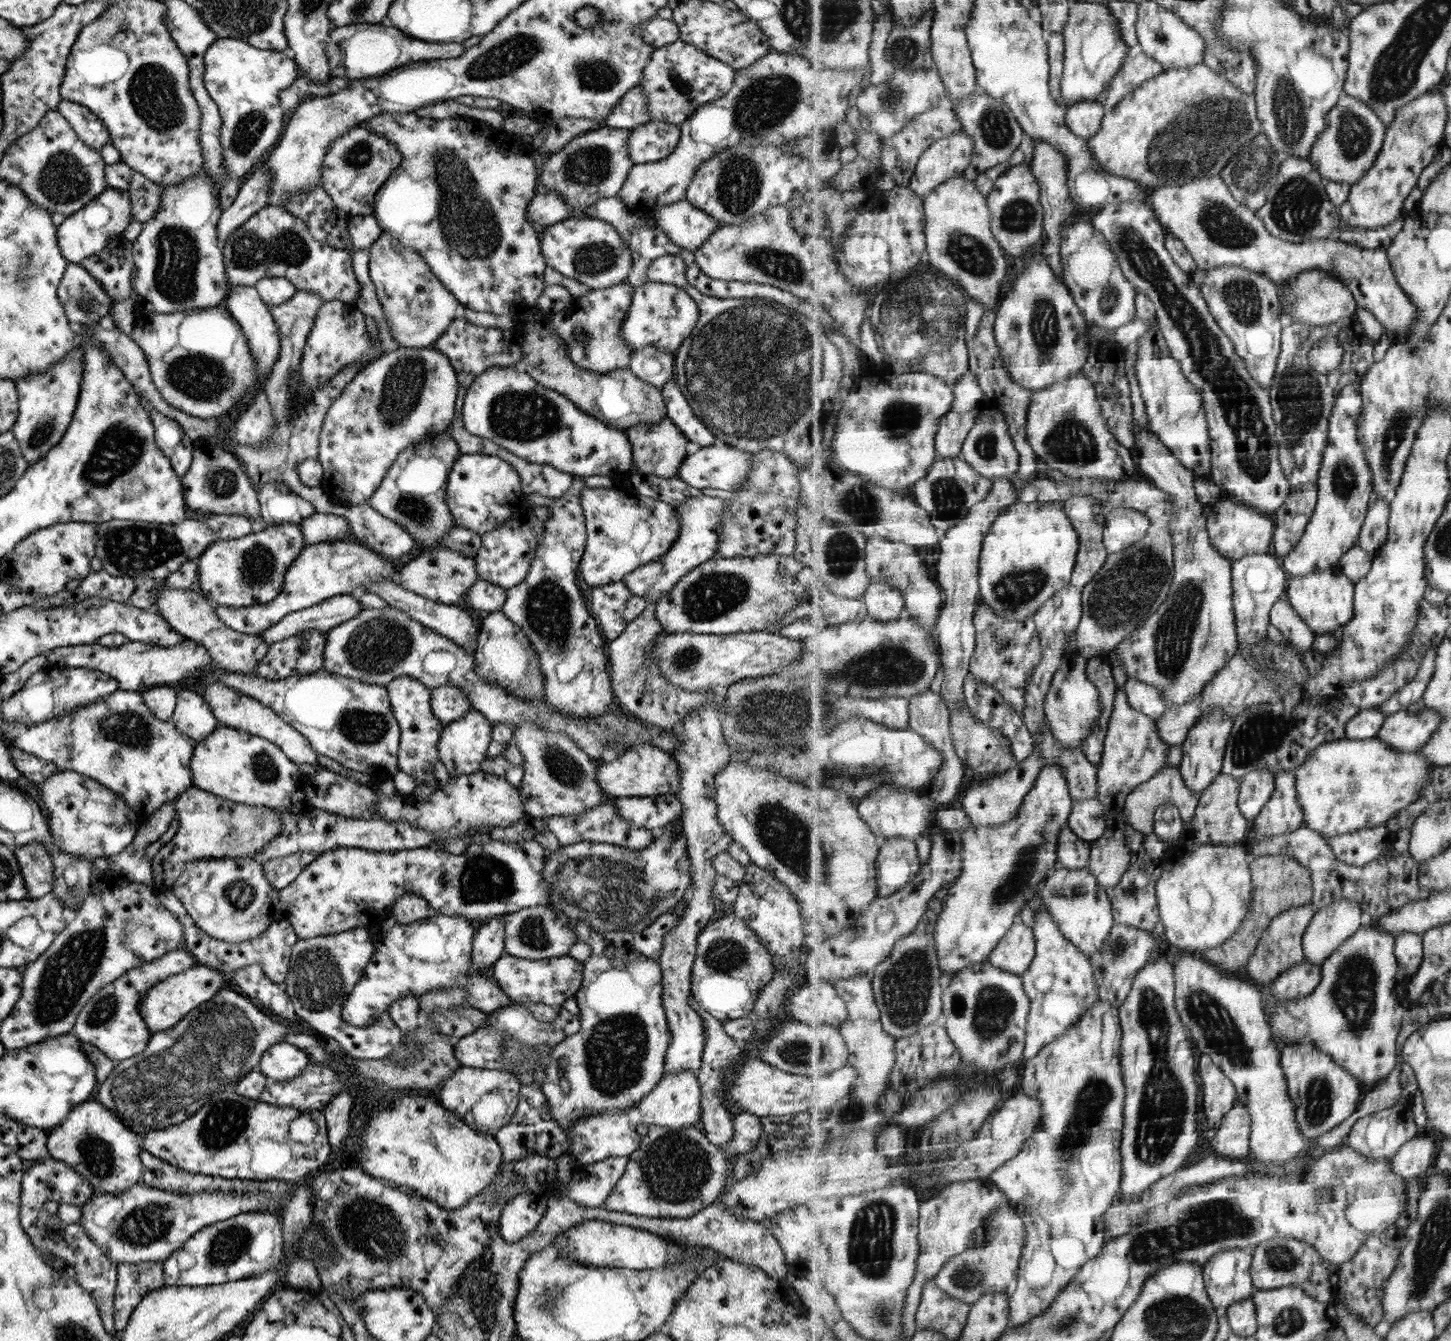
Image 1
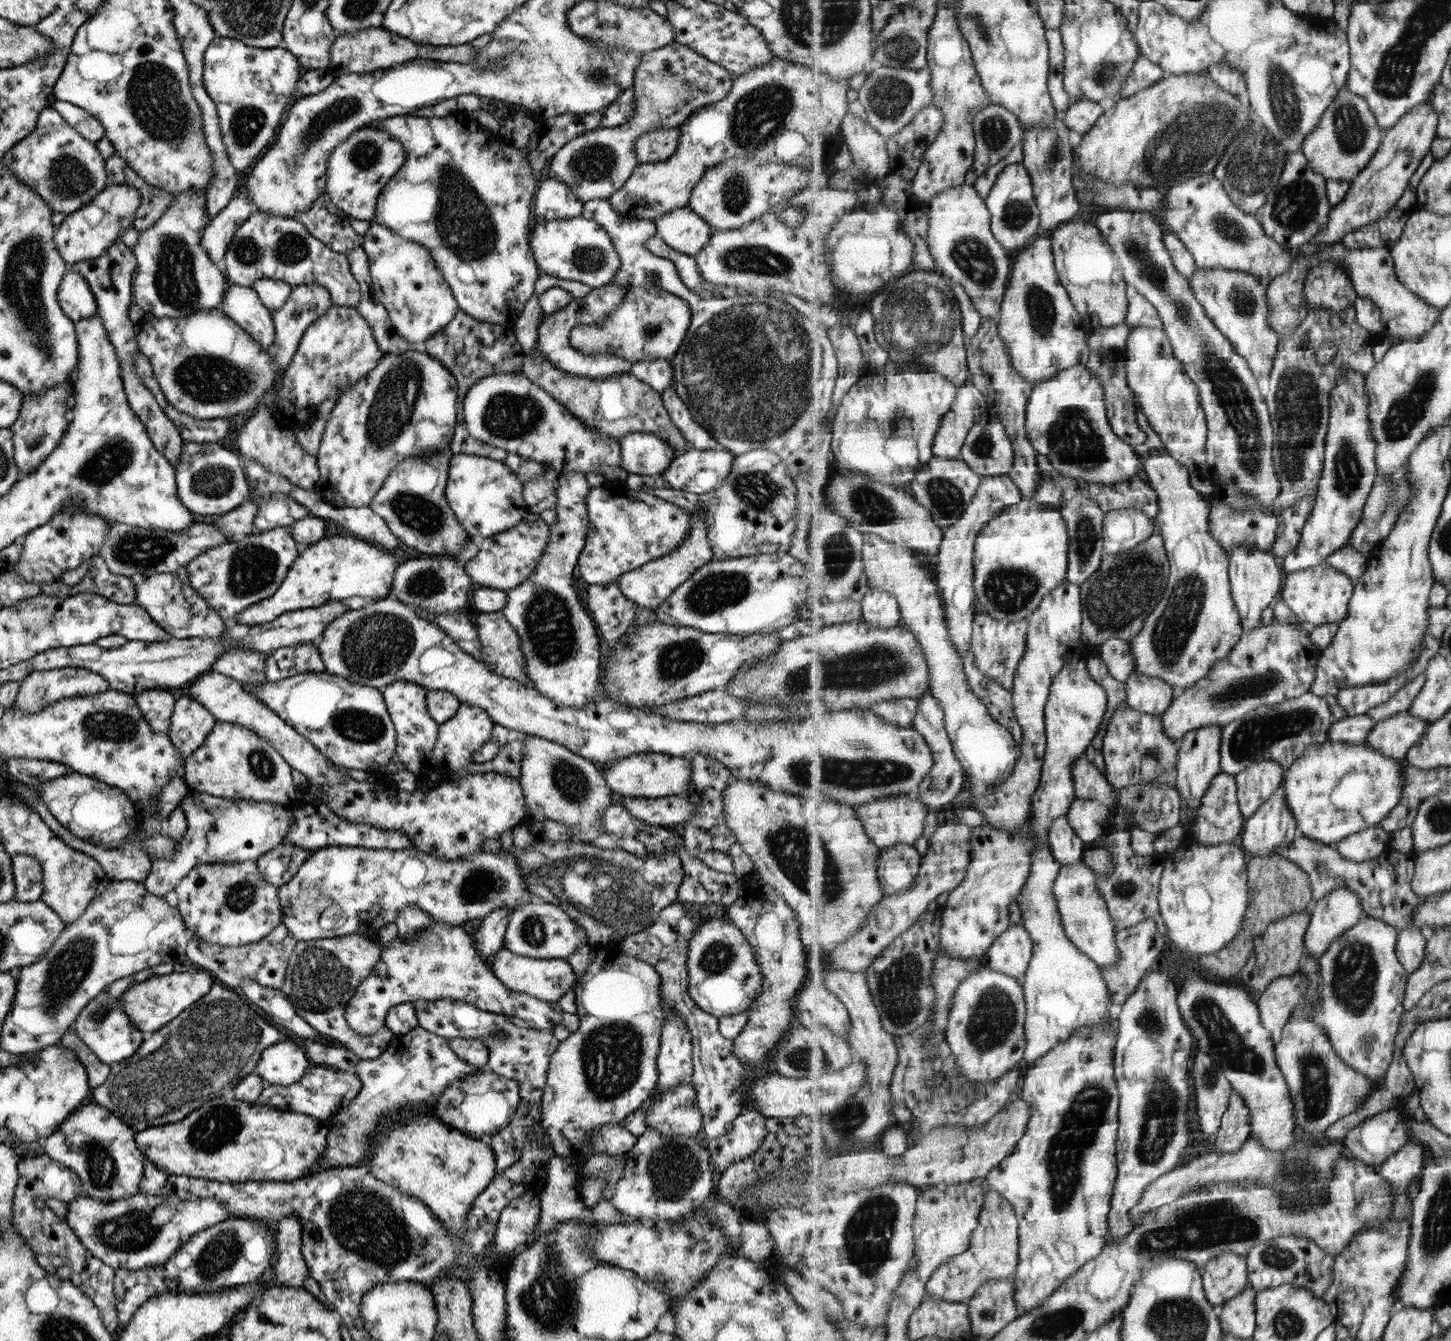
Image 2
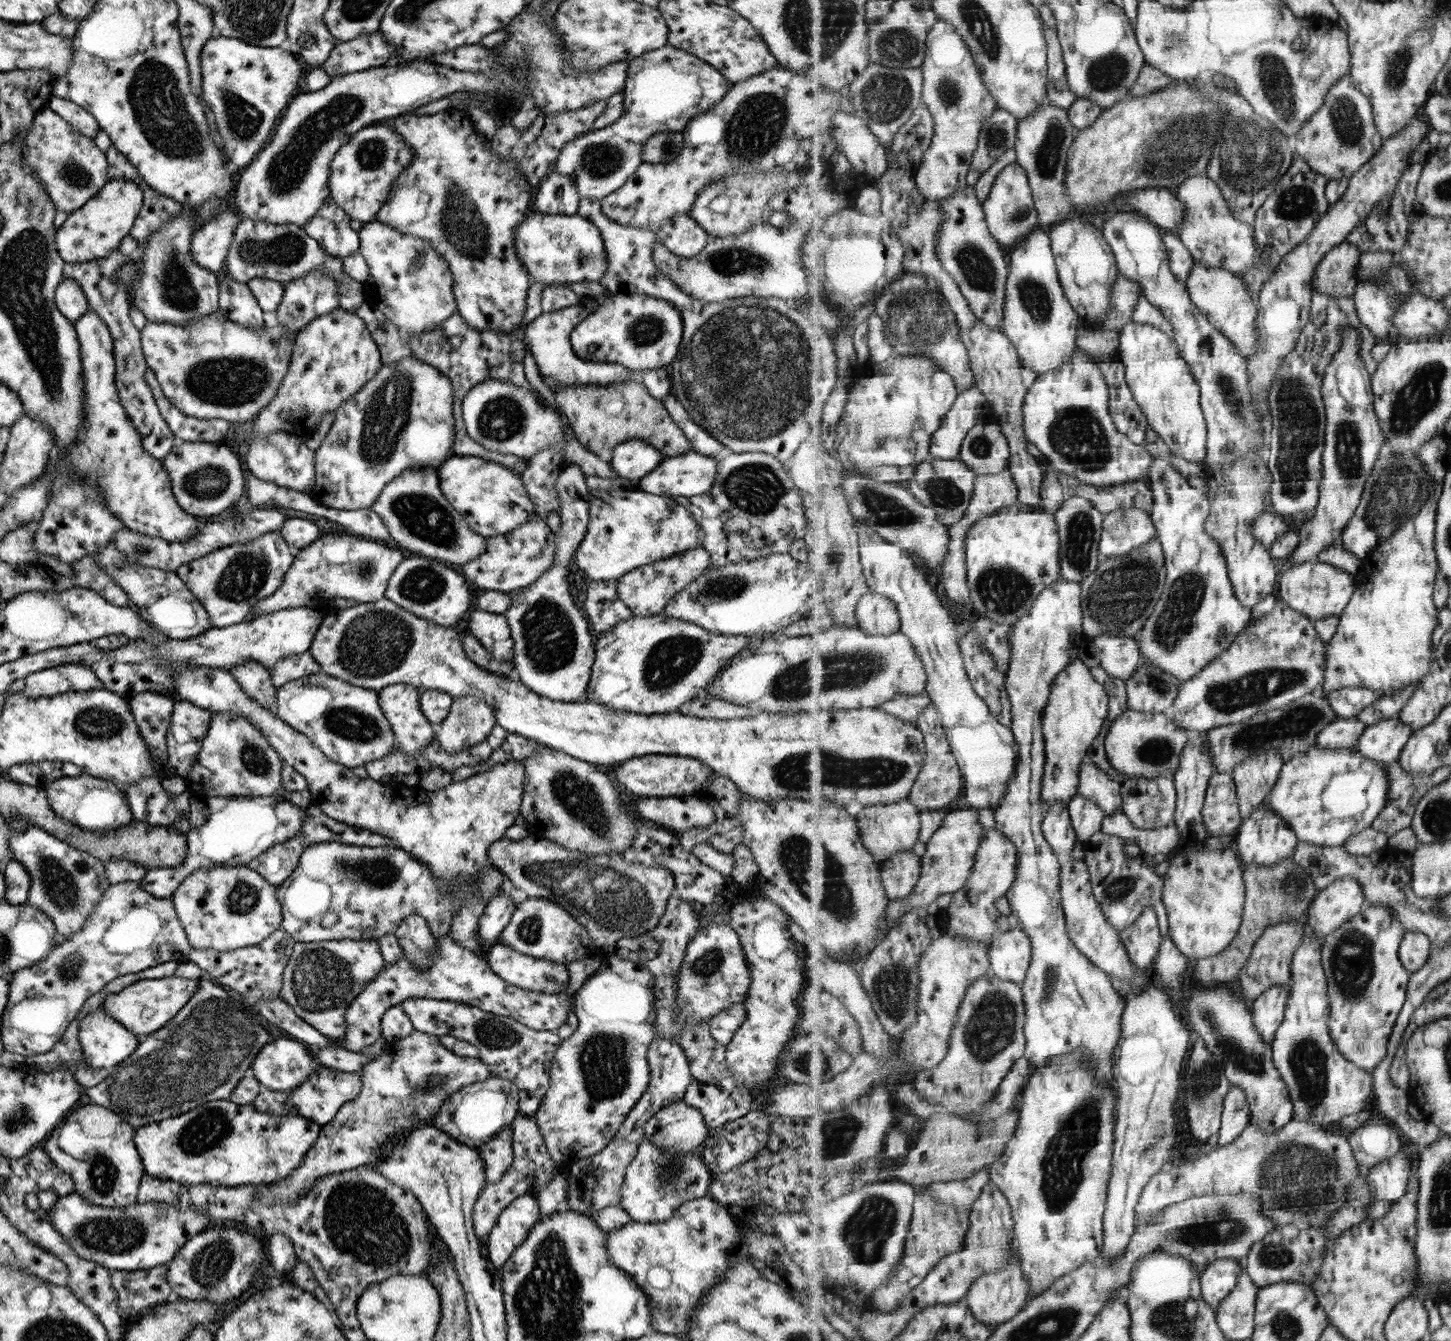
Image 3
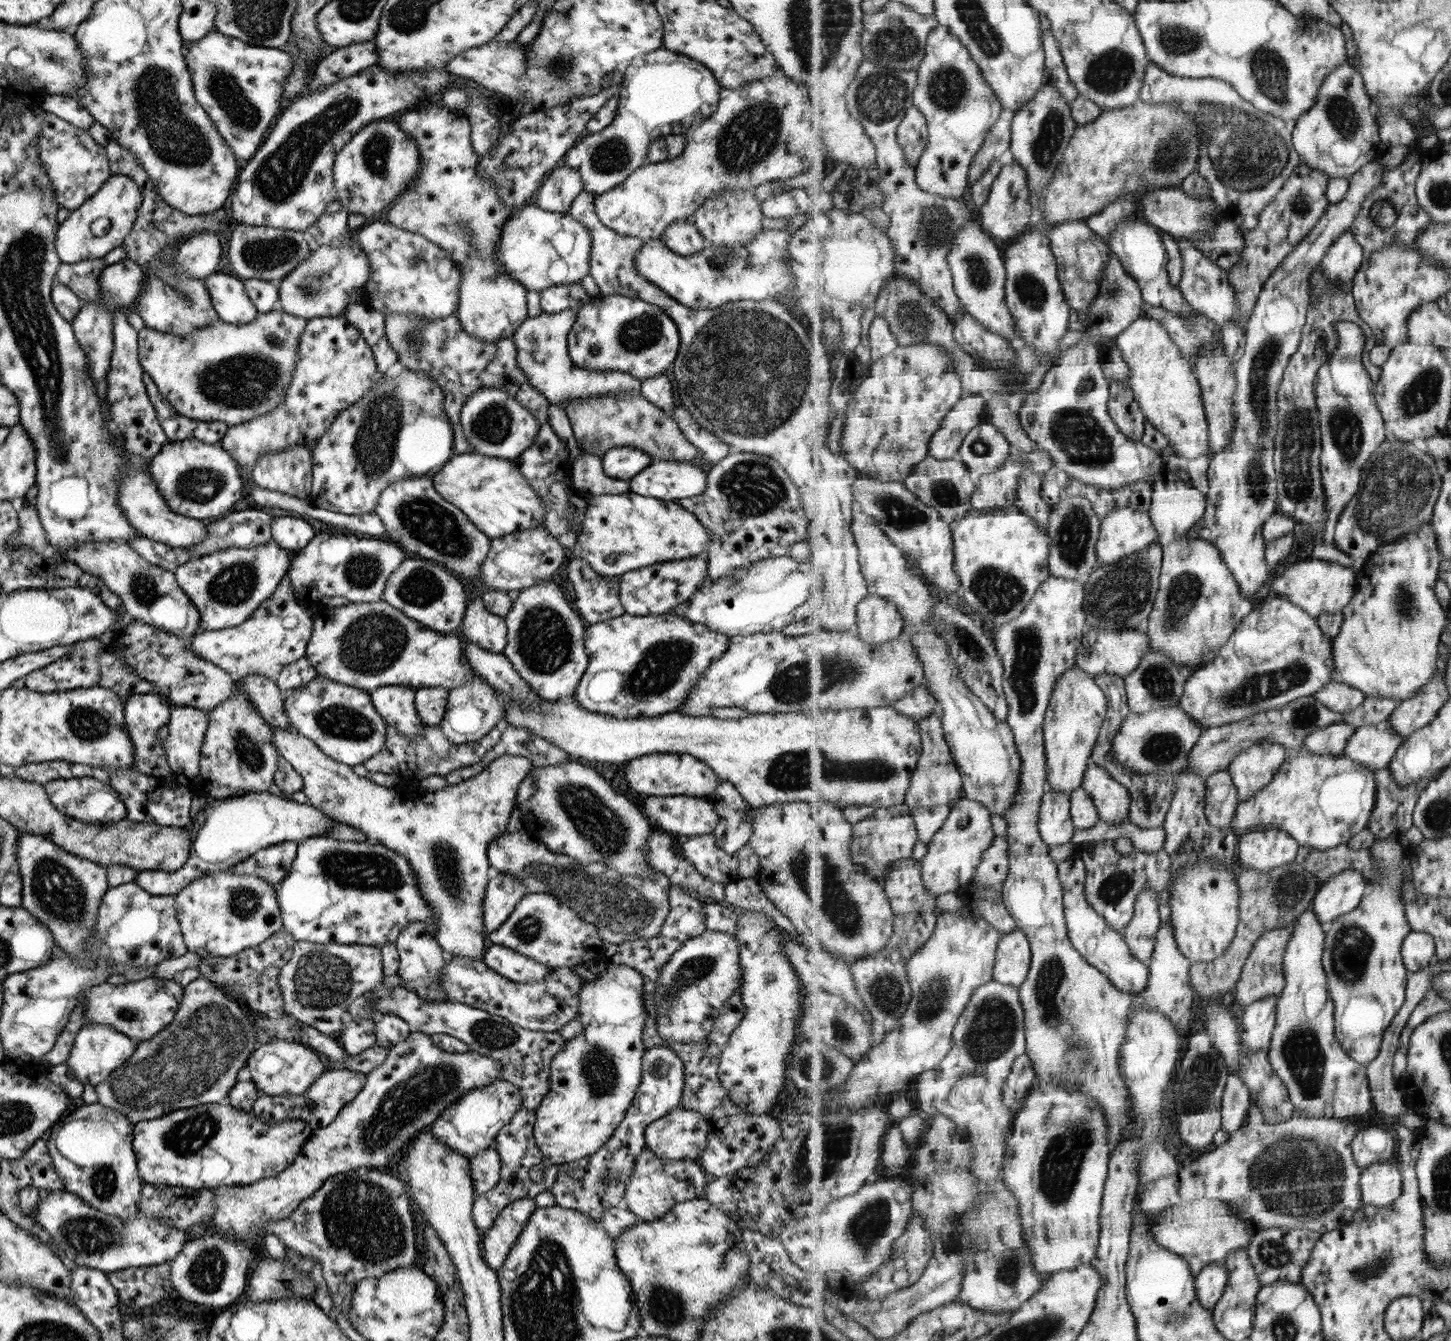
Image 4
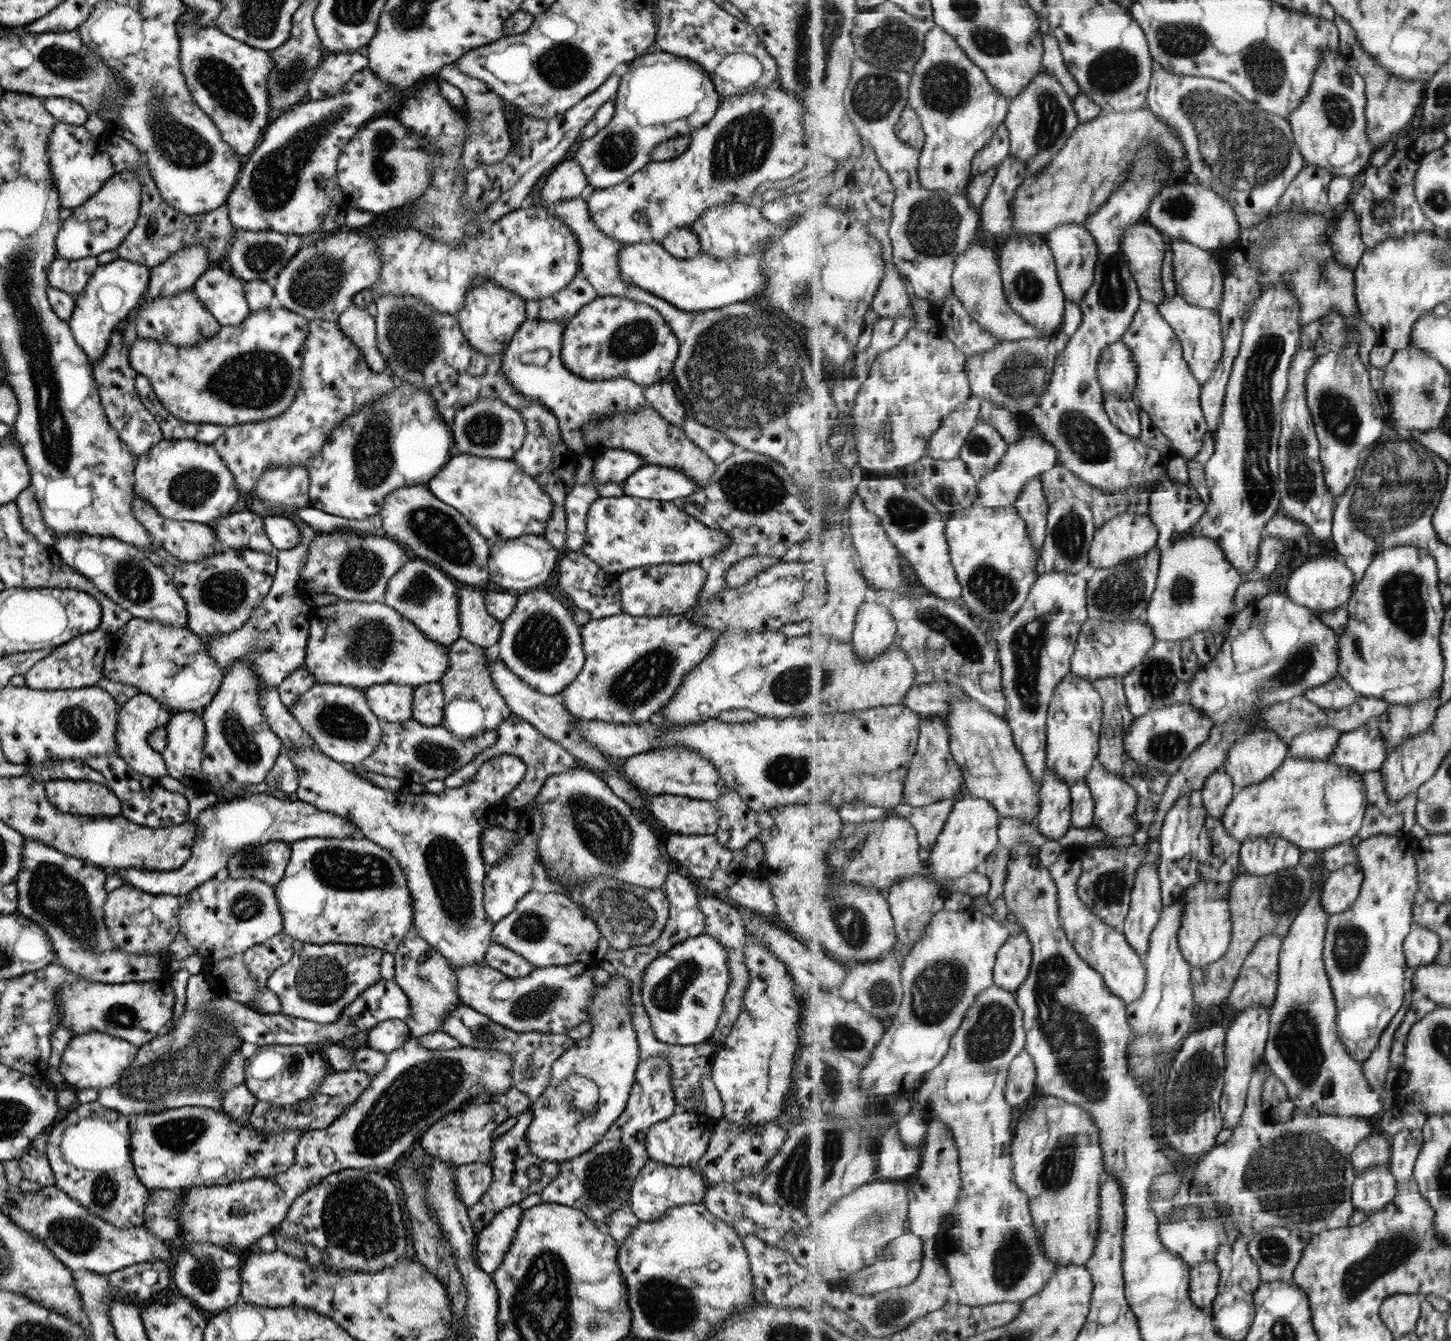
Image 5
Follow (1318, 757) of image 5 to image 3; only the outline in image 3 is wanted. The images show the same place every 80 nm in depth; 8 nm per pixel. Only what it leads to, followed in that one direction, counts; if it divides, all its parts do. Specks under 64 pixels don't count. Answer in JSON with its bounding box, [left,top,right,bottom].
[1314,718,1367,749]

